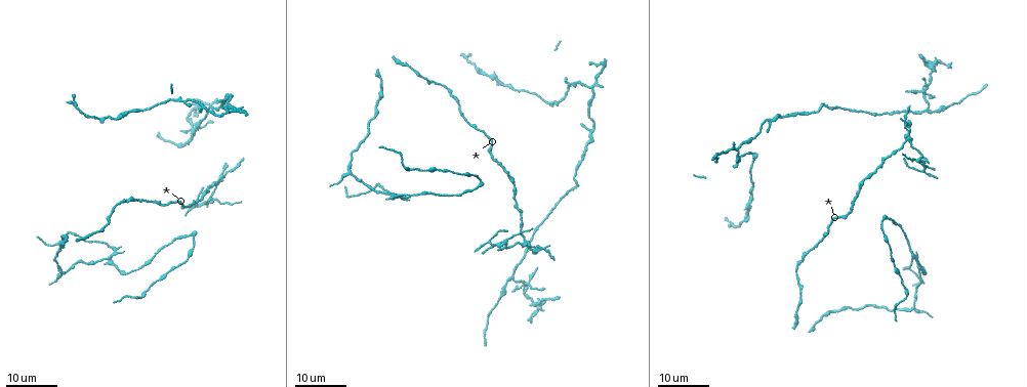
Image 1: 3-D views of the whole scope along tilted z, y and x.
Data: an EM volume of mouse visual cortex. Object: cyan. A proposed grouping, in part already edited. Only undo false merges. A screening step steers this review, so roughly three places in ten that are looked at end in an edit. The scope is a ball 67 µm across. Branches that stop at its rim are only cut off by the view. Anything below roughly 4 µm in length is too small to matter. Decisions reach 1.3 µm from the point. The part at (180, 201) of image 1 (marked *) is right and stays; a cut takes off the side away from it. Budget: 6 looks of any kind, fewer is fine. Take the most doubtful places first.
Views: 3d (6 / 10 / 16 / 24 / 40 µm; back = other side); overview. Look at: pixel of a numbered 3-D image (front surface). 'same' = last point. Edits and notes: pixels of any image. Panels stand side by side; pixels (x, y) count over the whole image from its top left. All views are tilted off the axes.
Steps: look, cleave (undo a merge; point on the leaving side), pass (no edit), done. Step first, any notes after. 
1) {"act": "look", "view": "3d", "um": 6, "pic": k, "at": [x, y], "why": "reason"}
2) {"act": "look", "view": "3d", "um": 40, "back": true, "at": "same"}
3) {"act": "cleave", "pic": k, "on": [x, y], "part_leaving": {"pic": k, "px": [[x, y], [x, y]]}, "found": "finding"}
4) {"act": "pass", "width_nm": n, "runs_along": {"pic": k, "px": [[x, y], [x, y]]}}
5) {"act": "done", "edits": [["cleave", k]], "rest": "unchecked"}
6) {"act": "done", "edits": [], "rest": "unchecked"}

{"act": "look", "view": "3d", "um": 16, "pic": 1, "at": [525, 283]}

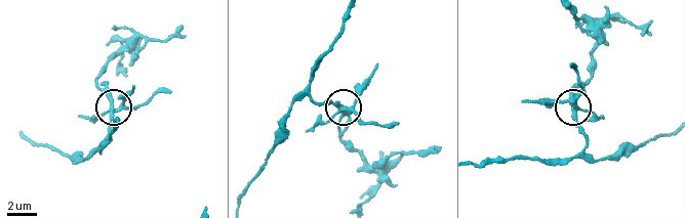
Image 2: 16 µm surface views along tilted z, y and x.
{"act": "look", "view": "3d", "um": 6, "pic": 2, "at": [574, 103]}

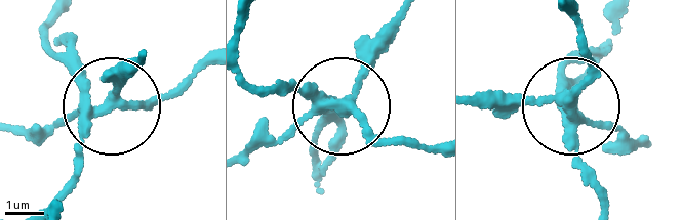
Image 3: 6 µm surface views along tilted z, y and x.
{"act": "look", "view": "3d", "um": 6, "back": true, "pic": 3, "at": [333, 104]}

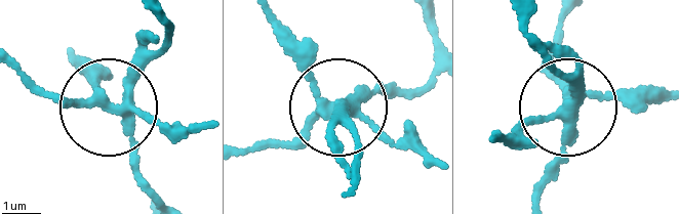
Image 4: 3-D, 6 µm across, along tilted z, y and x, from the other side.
{"act": "cleave", "pic": 4, "on": [410, 121], "arms": 5, "part_leaving": {"pic": 4, "px": [[126, 112], [76, 102], [11, 69]]}, "found": "two cells meet here"}

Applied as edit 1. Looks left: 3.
{"act": "look", "view": "3d", "um": 24, "pic": 1, "at": [108, 261], "why": "looks like a crossing"}

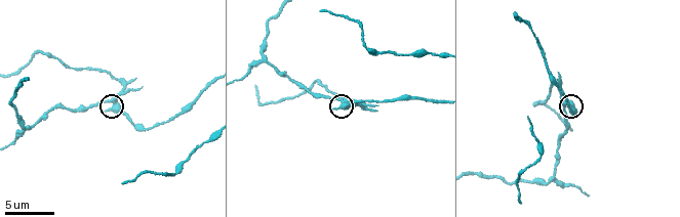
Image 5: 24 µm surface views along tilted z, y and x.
{"act": "look", "view": "3d", "um": 6, "pic": 5, "at": [115, 105]}

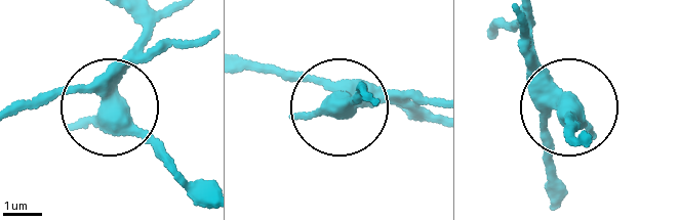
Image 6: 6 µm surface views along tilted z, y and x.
{"act": "look", "view": "3d", "um": 6, "back": true, "pic": 6, "at": [567, 97]}

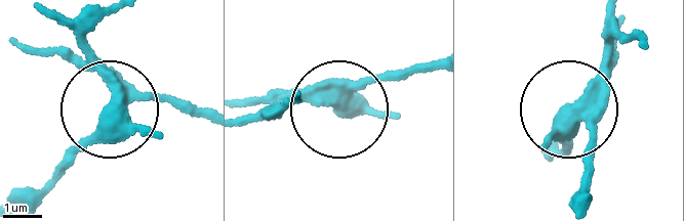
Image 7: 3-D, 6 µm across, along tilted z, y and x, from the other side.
{"act": "pass", "arms": 4, "runs_along": {"pic": 7, "px": [[429, 63], [368, 81], [343, 108], [246, 113]]}, "found": "continuous, no second cell"}

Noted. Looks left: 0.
{"act": "done", "edits": [["cleave", 4]], "rest": "unchecked"}

